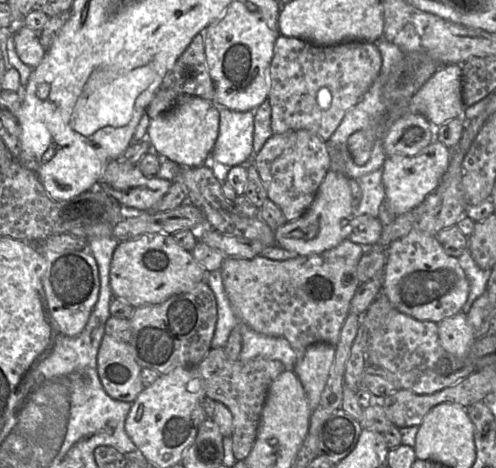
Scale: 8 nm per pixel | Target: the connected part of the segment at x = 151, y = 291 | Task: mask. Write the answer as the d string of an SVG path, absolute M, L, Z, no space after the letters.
M154 233L118 243L111 261L109 279L114 298L119 298L133 308L138 308L161 304L174 295L188 292L204 281L206 275L207 272L196 262L192 253L178 245L173 235Z

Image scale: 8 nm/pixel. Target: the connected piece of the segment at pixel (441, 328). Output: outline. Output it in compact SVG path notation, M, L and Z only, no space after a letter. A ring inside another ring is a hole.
M462 311L437 323L438 335L442 347L457 358L467 357L477 340L467 315Z

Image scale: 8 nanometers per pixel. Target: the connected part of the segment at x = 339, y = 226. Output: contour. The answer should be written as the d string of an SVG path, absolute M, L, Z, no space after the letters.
M329 170L309 209L295 221L287 222L274 230L277 246L298 256L321 255L347 239L349 223L355 215L349 180L344 173Z

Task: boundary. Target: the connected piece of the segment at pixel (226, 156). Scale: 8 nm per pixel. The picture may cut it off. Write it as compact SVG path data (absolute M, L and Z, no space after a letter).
M218 106L219 133L211 156L226 167L246 164L253 153L255 111L235 111Z

